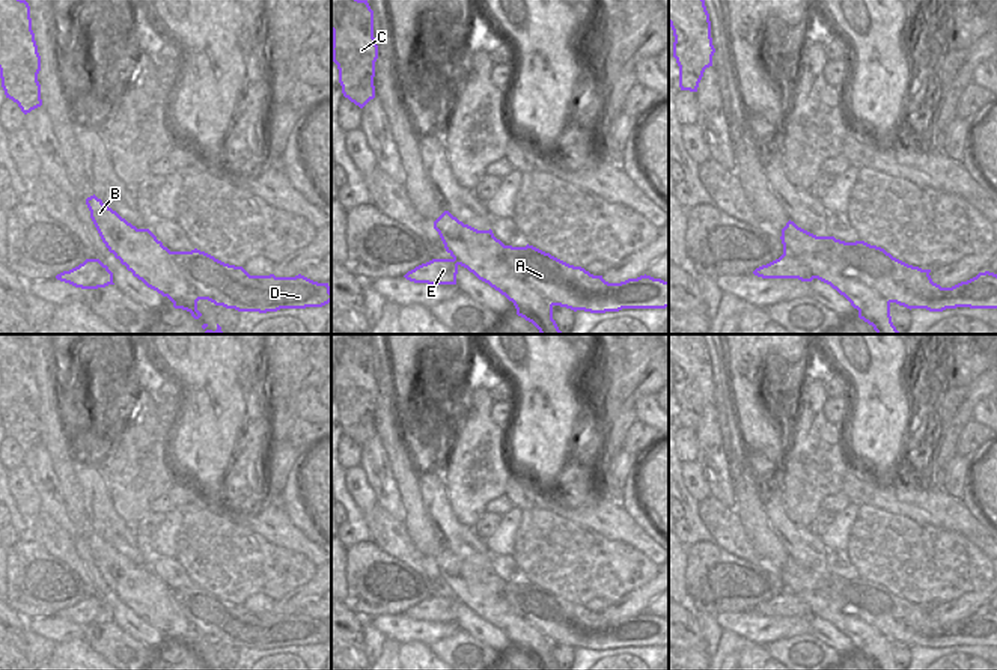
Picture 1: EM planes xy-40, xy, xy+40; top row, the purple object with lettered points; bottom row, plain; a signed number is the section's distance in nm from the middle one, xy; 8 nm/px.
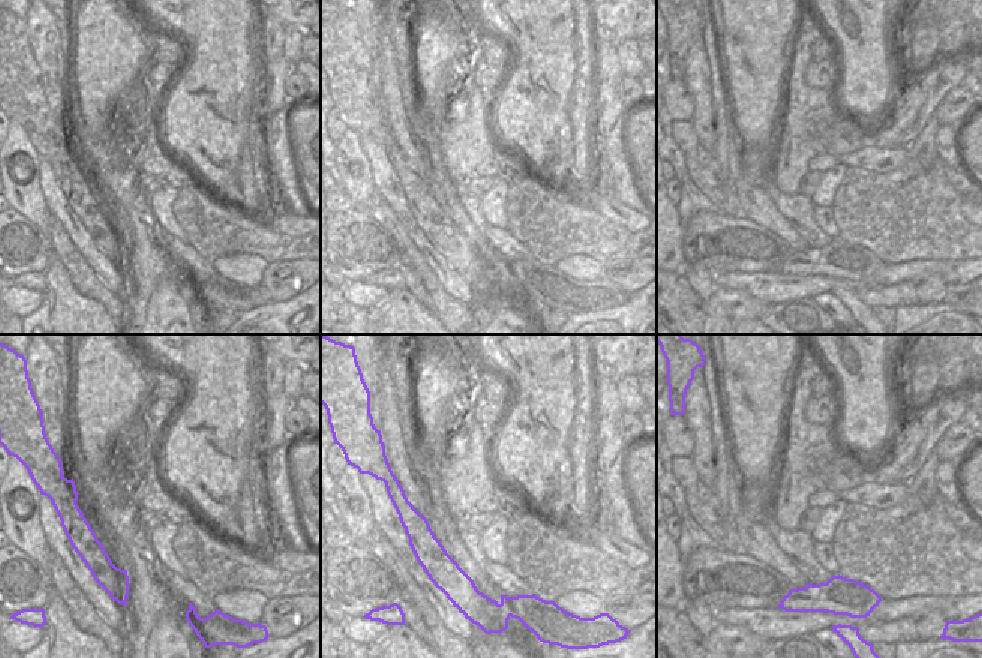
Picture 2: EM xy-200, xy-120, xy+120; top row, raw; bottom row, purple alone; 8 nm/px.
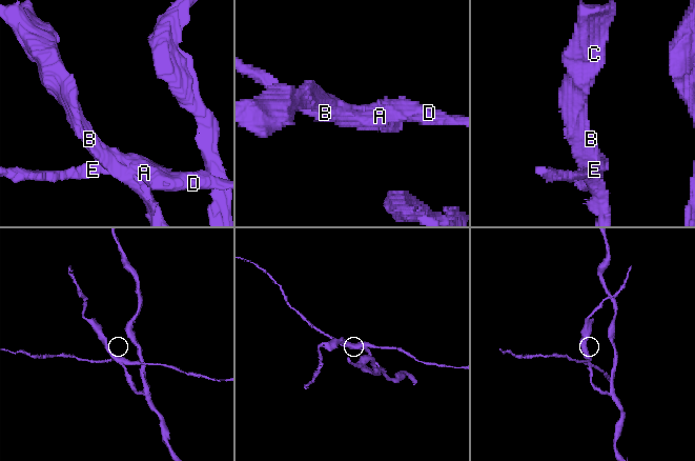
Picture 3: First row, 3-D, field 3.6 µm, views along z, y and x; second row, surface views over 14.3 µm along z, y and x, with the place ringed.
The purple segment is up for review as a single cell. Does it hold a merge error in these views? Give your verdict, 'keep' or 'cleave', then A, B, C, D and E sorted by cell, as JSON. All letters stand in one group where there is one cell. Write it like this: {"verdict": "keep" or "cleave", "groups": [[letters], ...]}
{"verdict": "cleave", "groups": [["A", "D", "E"], ["B", "C"]]}

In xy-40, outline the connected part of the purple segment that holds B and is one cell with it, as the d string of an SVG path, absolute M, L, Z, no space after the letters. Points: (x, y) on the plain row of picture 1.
M95 531L86 542L102 580L134 614L167 634L175 646L190 649L194 656L202 653L197 638L206 635L175 610L170 587L149 566L137 566Z

